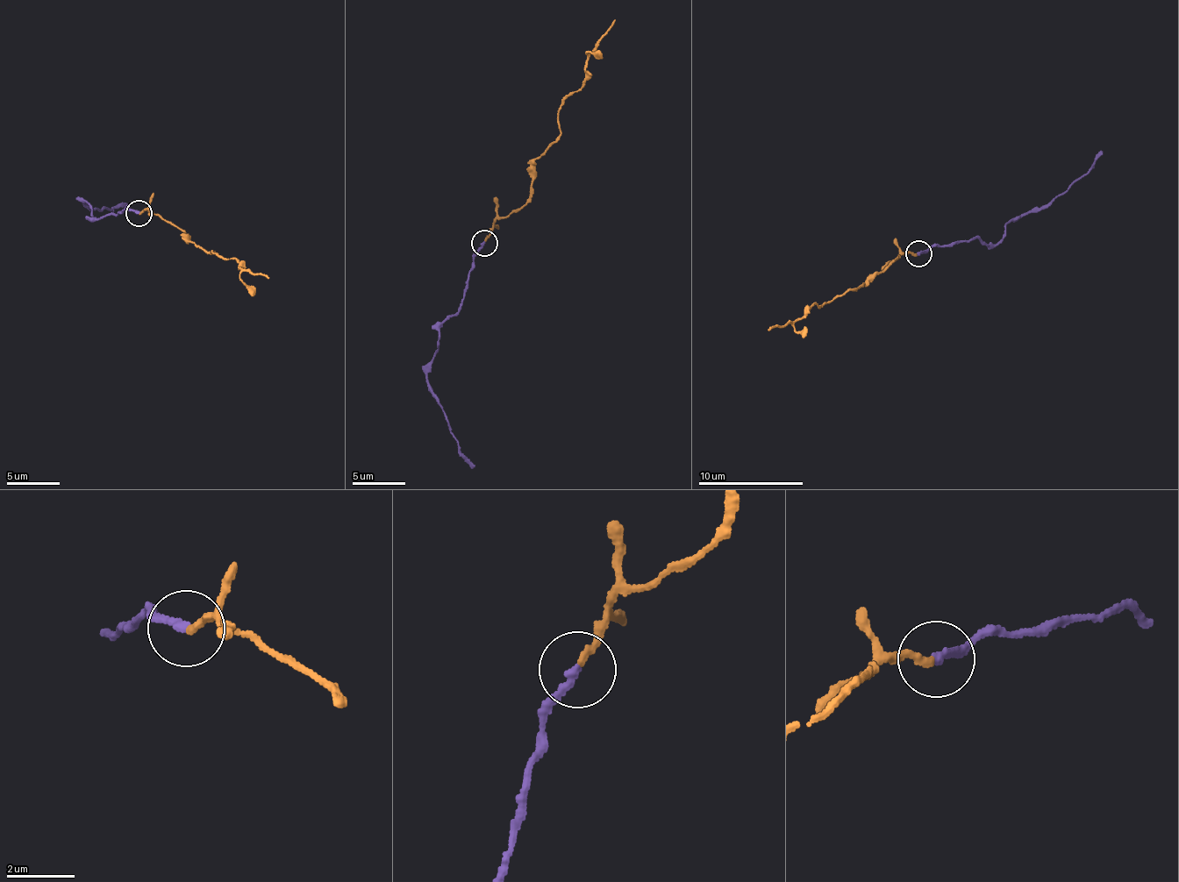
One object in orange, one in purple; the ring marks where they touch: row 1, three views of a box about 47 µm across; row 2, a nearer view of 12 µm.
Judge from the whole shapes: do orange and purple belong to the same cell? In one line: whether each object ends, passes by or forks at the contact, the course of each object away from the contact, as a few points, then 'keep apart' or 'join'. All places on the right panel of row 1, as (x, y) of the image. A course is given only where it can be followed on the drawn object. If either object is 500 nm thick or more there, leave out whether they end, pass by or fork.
orange ends | purple ends | orange via (916, 254), (906, 253), (890, 261), (869, 281), (849, 290), (831, 302), (813, 304), (797, 320), (768, 330) | purple via (918, 254), (932, 246), (971, 239), (994, 244), (1002, 238), (1004, 224), (1049, 207), (1084, 175), (1100, 150) | keep apart

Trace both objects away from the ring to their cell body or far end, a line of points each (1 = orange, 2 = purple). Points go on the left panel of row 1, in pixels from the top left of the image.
1: (139, 212), (145, 209), (182, 229), (185, 239), (214, 252), (211, 253), (236, 259), (239, 268), (268, 279)
2: (139, 214), (128, 208), (117, 216), (93, 220), (92, 206), (82, 200), (89, 210), (110, 209), (127, 203)

